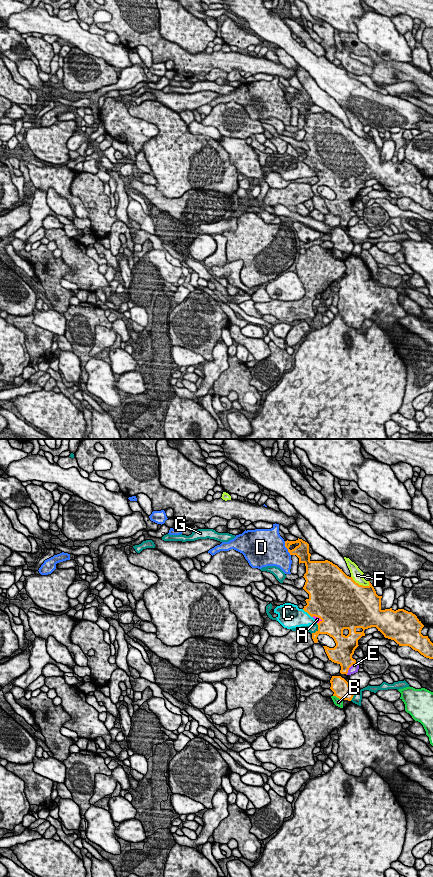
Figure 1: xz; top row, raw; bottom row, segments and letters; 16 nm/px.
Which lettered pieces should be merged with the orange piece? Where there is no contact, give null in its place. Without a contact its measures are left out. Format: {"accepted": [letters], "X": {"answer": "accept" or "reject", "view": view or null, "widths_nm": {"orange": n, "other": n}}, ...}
{"accepted": ["A"], "A": {"answer": "accept", "view": "xz", "widths_nm": {"orange": 500, "other": 70}}, "B": {"answer": "reject", "view": "xz", "widths_nm": {"orange": 280, "other": 130}}, "C": {"answer": "reject", "view": "xz", "widths_nm": {"orange": 420, "other": 340}}, "D": {"answer": "reject", "view": "xz", "widths_nm": {"orange": 220, "other": 480}}, "E": {"answer": "reject", "view": "xz", "widths_nm": {"orange": 320, "other": 130}}, "F": {"answer": "reject", "view": "xz", "widths_nm": {"orange": 500, "other": 190}}, "G": {"answer": "reject", "view": "xz", "widths_nm": {"orange": 320, "other": 130}}}

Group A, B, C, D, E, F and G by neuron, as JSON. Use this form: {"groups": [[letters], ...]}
{"groups": [["A"], ["B"], ["C"], ["D"], ["E"], ["F"], ["G"]]}

